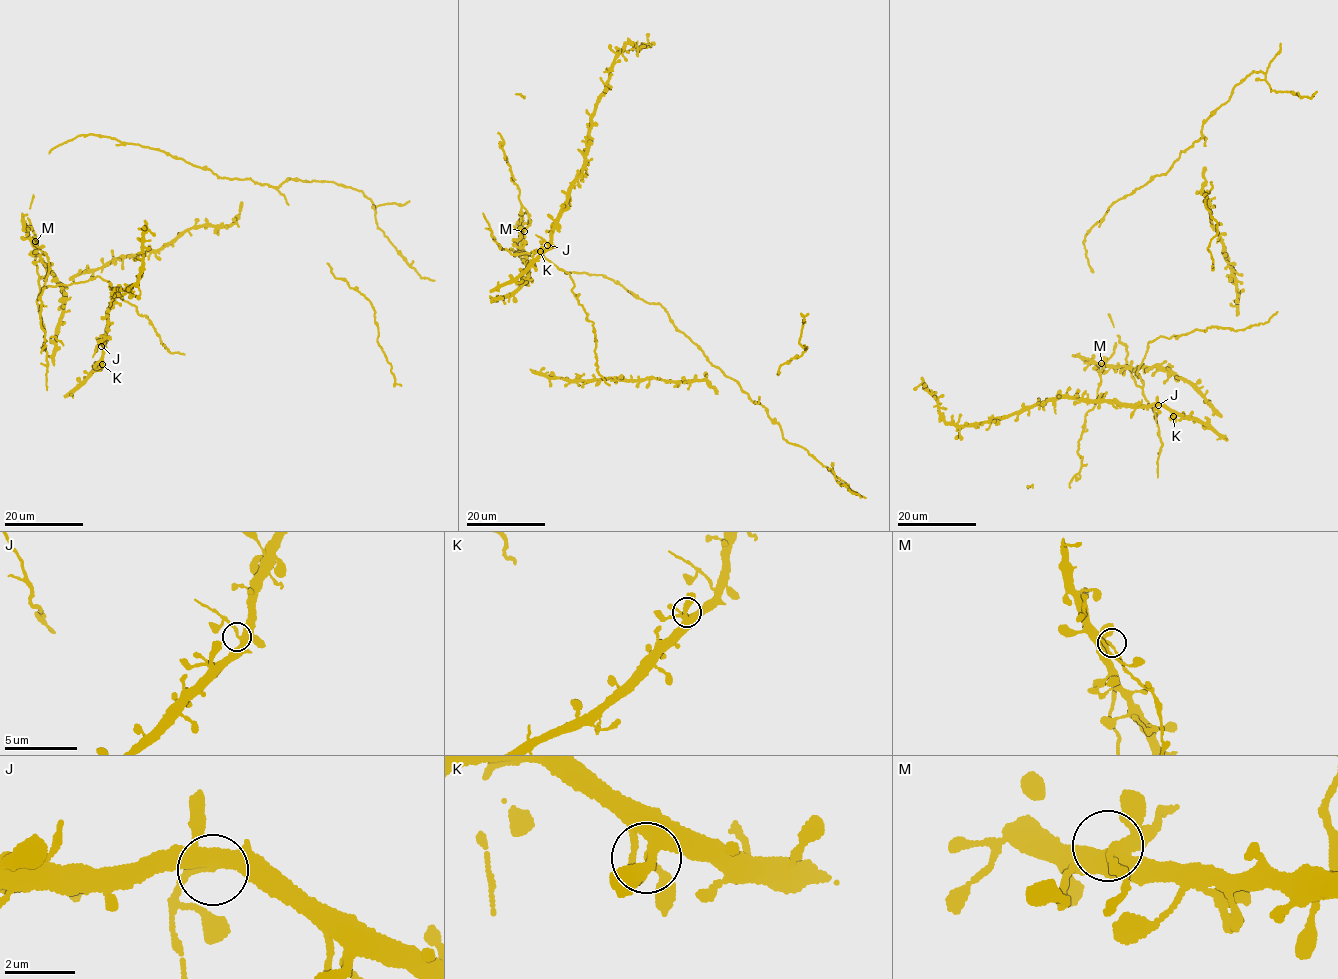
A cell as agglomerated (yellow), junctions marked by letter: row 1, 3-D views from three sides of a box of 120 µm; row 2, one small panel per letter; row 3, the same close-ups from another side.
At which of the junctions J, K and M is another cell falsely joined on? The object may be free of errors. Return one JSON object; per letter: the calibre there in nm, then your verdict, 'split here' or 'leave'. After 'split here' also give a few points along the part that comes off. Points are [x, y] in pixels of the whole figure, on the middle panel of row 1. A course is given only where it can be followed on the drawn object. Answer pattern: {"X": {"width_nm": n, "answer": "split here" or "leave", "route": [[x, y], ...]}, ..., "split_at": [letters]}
{"J": {"width_nm": 320, "answer": "split here", "route": [[547, 245], [535, 235]]}, "K": {"width_nm": 320, "answer": "leave"}, "M": {"width_nm": 340, "answer": "leave"}, "split_at": ["J"]}

